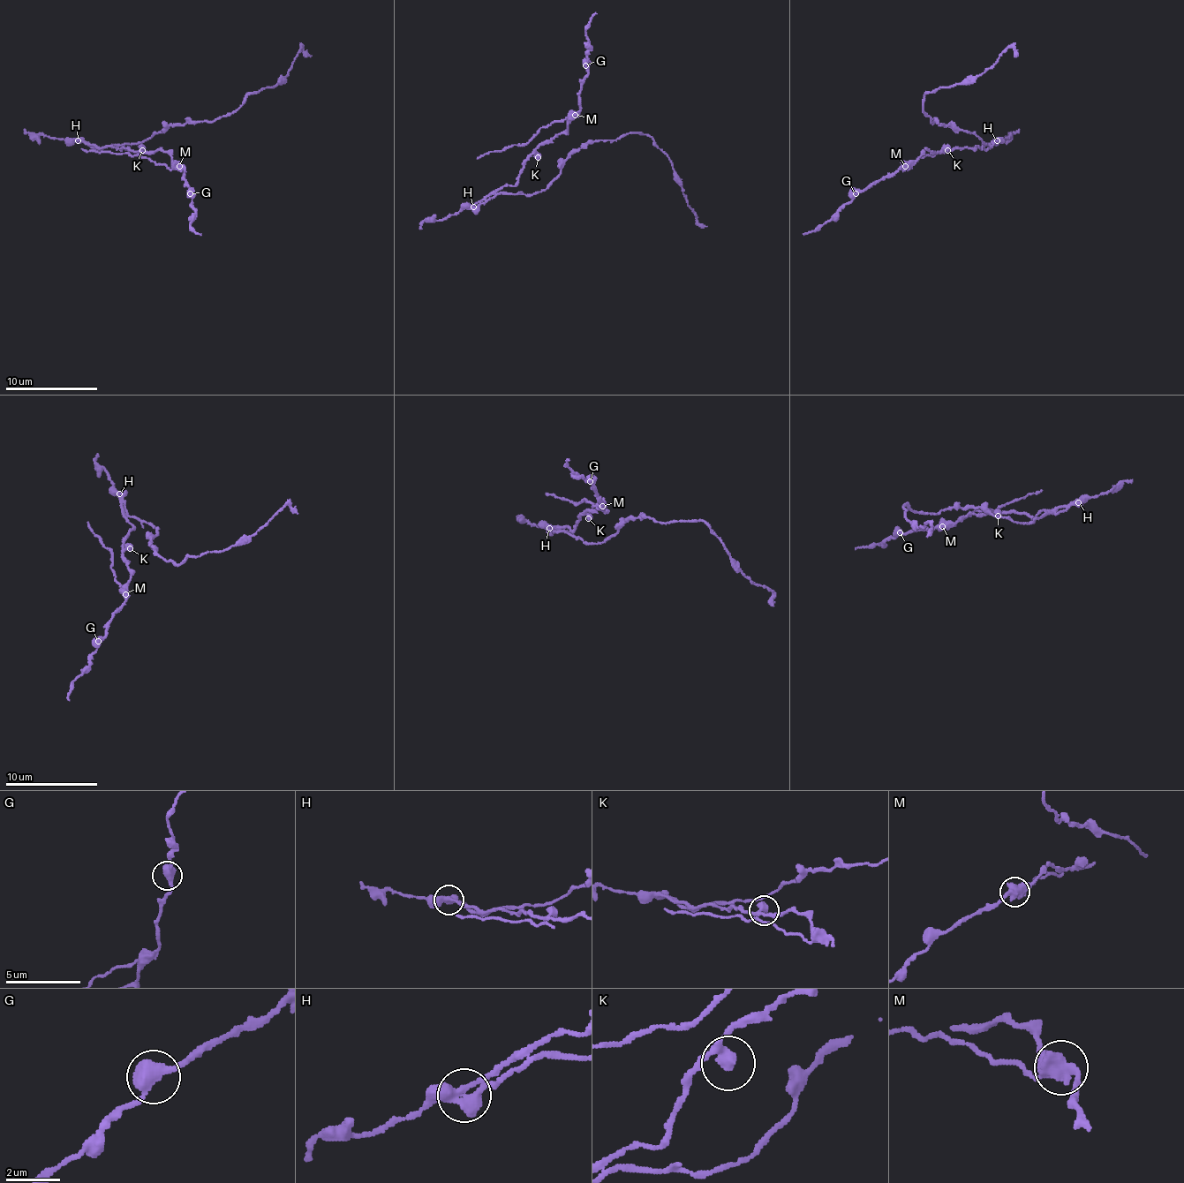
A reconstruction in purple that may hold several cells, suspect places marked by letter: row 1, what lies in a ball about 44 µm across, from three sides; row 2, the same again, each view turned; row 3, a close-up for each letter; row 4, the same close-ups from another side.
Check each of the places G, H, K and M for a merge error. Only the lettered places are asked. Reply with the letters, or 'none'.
H, M

